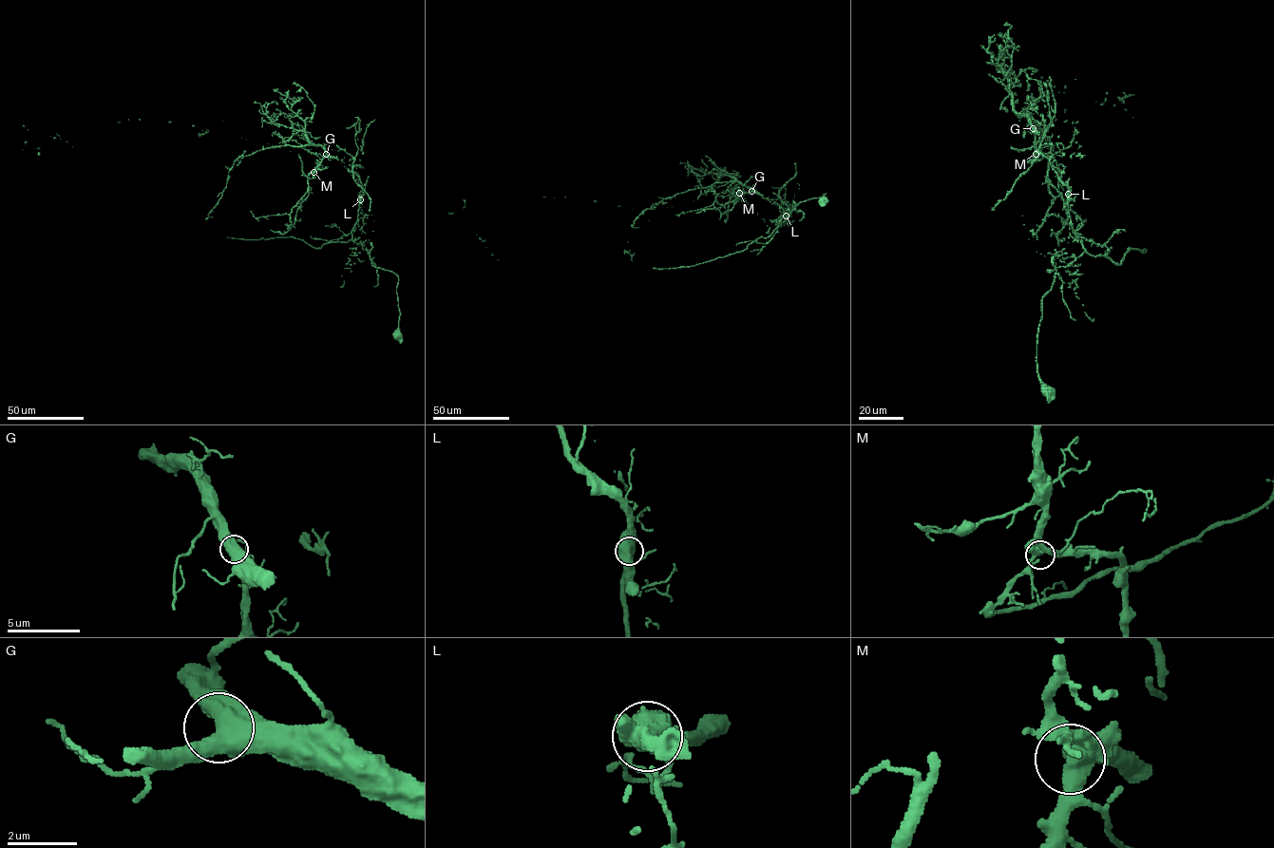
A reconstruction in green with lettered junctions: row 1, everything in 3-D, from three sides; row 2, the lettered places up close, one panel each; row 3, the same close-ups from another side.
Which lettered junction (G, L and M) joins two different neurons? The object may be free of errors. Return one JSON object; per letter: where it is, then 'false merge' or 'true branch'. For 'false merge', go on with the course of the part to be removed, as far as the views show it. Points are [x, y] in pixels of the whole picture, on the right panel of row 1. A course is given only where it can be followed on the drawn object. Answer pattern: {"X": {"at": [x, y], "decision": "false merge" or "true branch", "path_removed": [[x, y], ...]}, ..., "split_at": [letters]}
{"G": {"at": [1033, 128], "decision": "true branch"}, "L": {"at": [1068, 194], "decision": "false merge", "path_removed": [[1068, 194], [1070, 224], [1090, 254], [1103, 255], [1120, 264], [1131, 249], [1145, 252], [1144, 249]]}, "M": {"at": [1036, 154], "decision": "true branch"}, "split_at": ["L"]}

